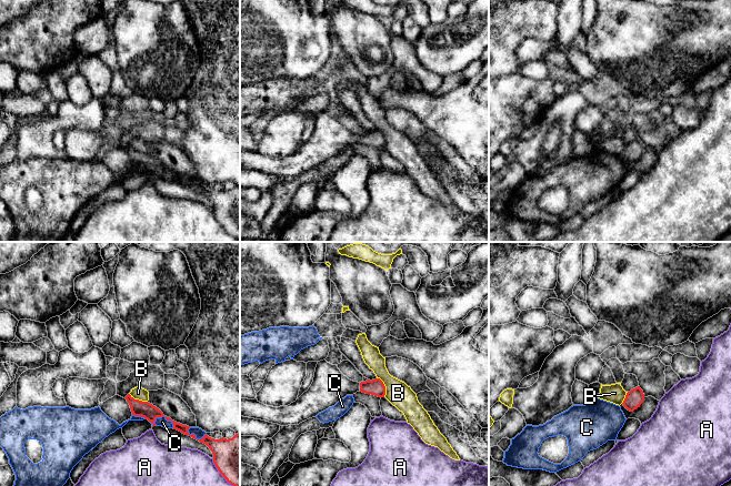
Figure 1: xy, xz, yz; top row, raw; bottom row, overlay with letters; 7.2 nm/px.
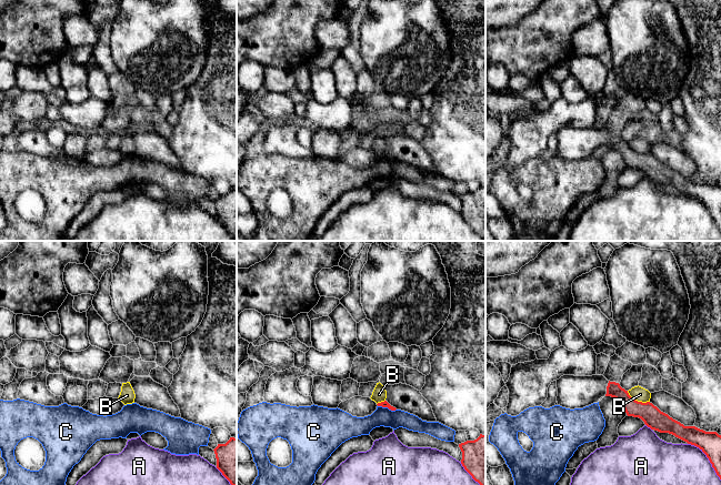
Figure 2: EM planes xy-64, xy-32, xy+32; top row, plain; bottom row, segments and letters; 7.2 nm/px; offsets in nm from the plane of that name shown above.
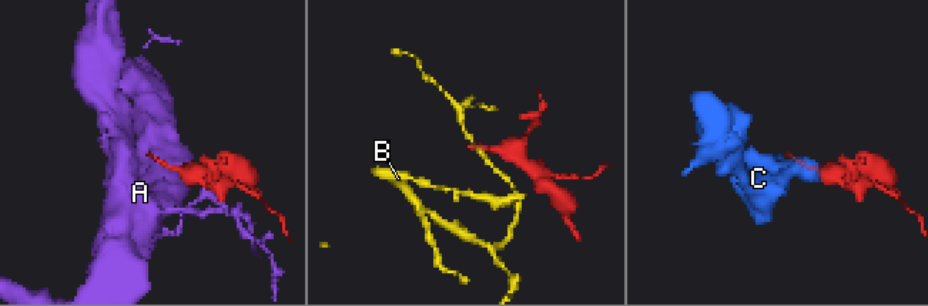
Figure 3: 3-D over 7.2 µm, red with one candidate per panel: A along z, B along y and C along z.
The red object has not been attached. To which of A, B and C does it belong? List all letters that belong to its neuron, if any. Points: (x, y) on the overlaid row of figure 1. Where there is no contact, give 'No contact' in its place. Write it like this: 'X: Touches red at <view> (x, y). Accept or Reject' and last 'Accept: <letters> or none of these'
A: Touches red at xy (220, 473). Reject
B: Touches red at xz (384, 386). Reject
C: Touches red at xy (163, 415). Reject
Accept: none of these

